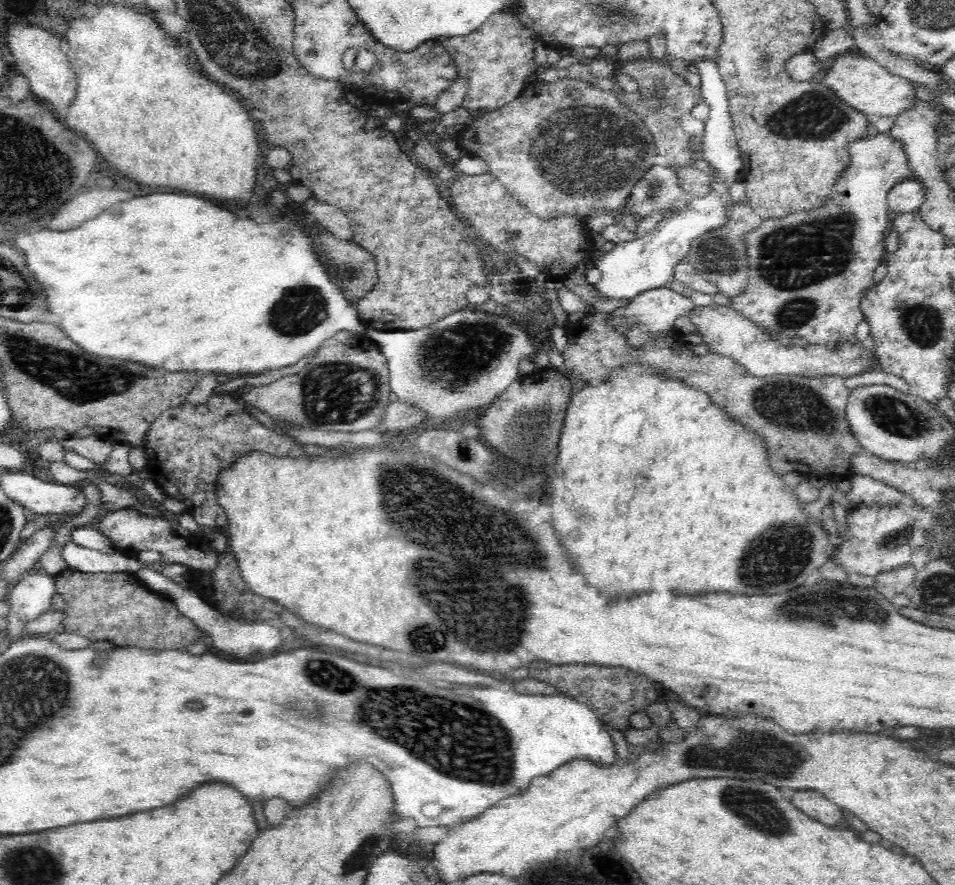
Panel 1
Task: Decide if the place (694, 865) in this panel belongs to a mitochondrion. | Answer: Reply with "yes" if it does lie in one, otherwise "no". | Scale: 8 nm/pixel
no

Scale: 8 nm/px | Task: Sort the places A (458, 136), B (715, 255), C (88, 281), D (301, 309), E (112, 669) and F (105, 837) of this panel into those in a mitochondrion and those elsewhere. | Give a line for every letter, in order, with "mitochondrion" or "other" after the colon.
A: other
B: mitochondrion
C: other
D: mitochondrion
E: other
F: other

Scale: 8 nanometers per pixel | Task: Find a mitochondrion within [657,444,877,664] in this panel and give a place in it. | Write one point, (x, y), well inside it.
(764, 566)

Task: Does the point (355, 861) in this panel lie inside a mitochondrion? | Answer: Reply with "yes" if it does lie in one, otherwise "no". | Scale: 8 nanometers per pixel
yes

